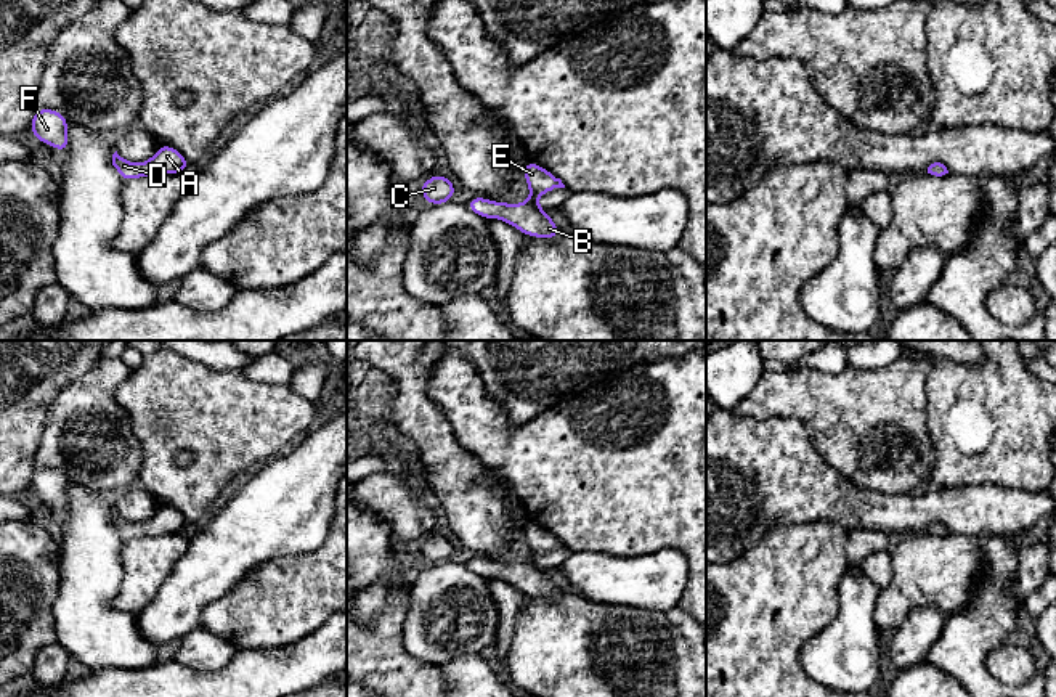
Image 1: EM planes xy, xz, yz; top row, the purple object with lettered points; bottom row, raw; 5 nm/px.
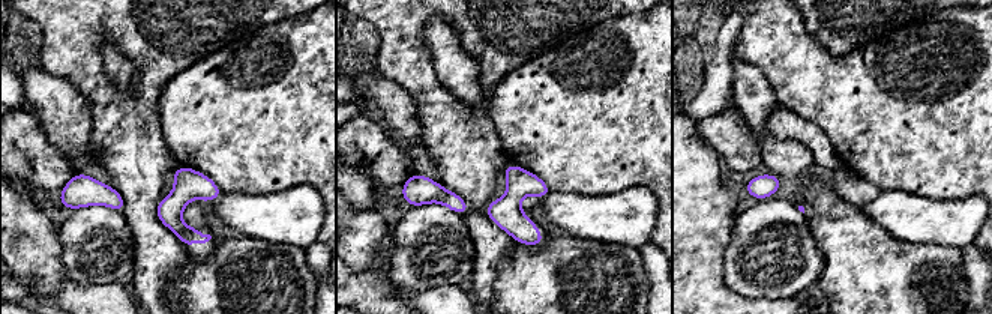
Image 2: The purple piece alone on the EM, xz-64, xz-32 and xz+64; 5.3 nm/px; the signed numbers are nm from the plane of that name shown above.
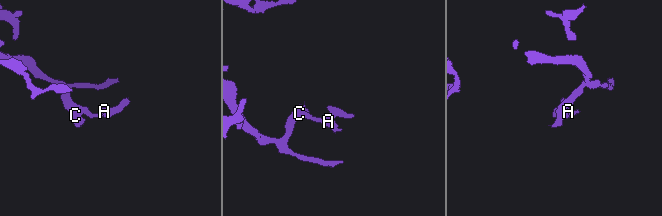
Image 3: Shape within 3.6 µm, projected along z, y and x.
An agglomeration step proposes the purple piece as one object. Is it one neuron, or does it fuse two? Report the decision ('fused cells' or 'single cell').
single cell

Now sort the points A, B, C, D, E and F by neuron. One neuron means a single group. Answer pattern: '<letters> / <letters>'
A B C D E F

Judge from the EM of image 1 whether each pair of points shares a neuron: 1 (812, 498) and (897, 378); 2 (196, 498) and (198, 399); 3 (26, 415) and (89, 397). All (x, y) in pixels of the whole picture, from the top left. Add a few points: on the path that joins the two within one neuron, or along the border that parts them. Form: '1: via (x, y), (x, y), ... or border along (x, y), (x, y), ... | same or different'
1: border along (809, 439), (825, 461), (856, 487), (865, 489) | different
2: via (196, 474), (199, 453), (198, 423) | same
3: border along (76, 381), (53, 400), (39, 444) | different

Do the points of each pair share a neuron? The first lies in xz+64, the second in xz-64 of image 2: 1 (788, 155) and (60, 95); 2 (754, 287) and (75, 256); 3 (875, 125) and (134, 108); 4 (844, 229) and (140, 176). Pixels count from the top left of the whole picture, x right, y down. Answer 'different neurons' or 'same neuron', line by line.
1: different neurons
2: same neuron
3: different neurons
4: different neurons

